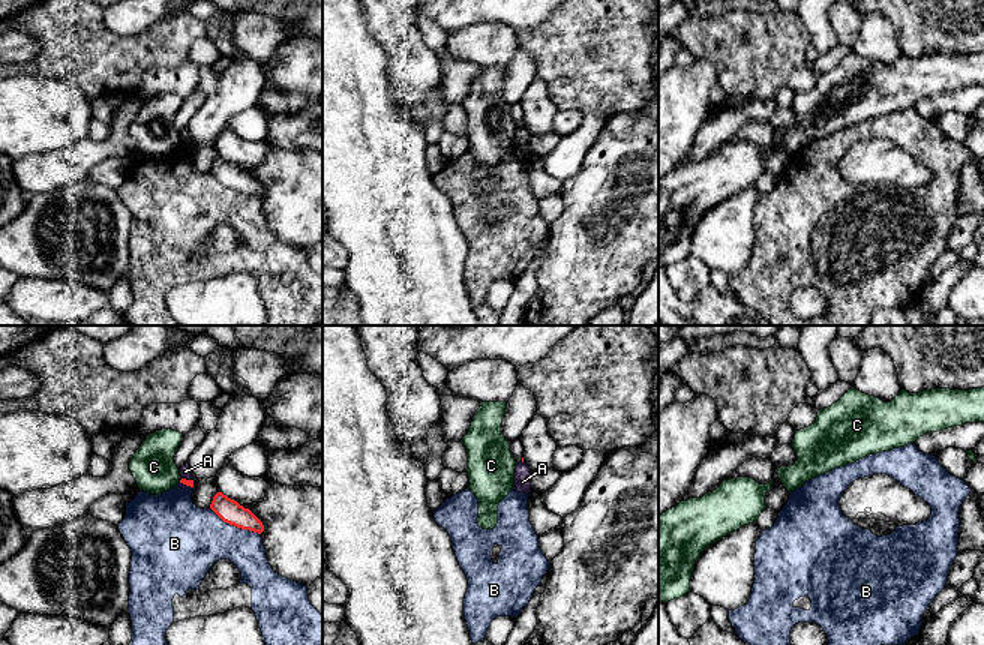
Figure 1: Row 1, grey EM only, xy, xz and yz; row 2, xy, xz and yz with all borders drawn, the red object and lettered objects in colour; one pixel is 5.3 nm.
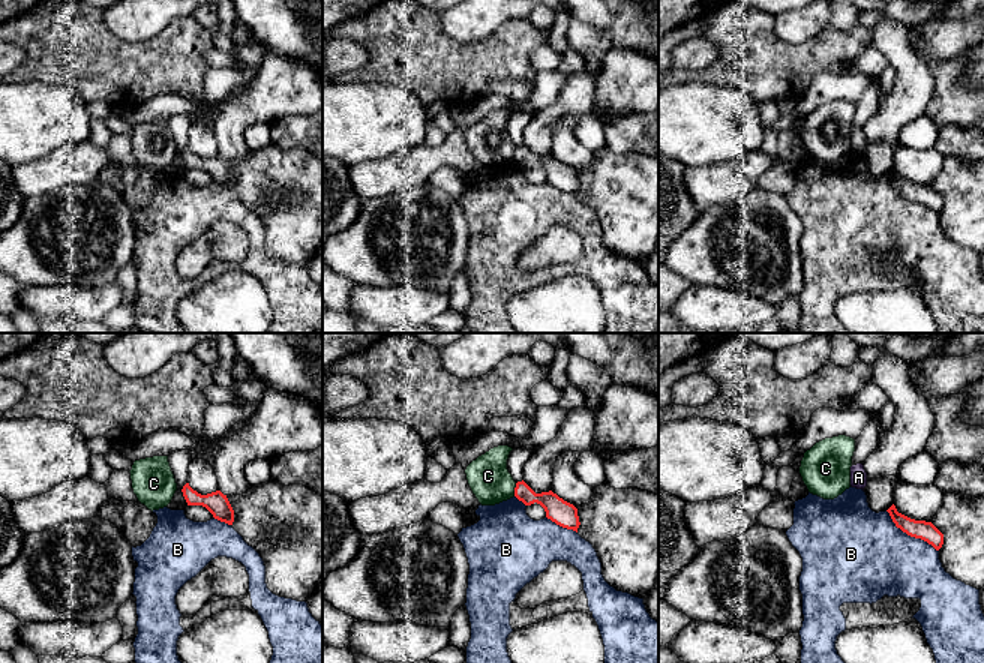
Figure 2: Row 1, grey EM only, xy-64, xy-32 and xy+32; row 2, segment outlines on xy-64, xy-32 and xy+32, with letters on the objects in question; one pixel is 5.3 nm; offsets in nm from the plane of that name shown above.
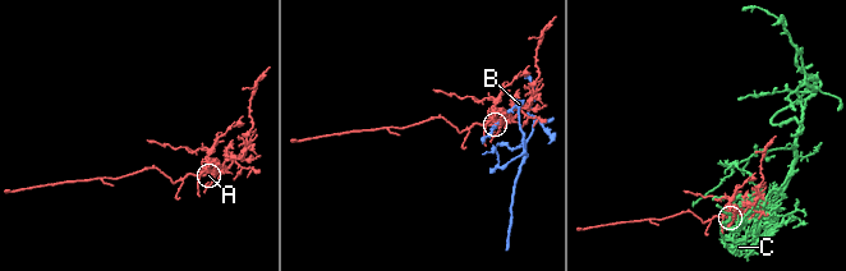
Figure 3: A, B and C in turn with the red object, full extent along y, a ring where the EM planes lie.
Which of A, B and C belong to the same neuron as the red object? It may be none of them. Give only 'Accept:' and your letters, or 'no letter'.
Accept: no letter

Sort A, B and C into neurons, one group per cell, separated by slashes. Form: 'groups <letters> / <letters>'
groups A / B / C

